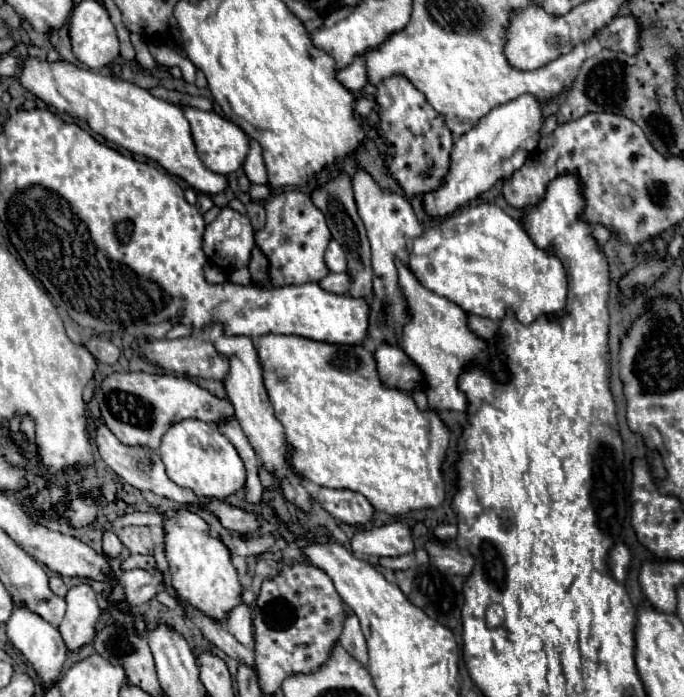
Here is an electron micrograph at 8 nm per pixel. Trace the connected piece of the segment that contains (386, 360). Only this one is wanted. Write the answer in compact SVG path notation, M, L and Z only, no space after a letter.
M379 345L375 347L373 353L375 363L379 365L379 377L383 377L383 385L397 387L399 391L411 391L419 385L421 381L419 367L399 347Z

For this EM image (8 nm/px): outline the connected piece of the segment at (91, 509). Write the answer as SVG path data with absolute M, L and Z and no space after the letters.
M87 497L73 499L65 509L65 519L71 527L85 527L85 525L93 523L95 517L97 517L97 507Z

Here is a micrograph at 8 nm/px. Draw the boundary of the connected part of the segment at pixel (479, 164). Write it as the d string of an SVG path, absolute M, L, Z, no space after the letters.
M529 93L489 111L489 115L485 115L471 131L463 133L455 141L451 153L451 169L445 179L445 185L439 191L427 193L423 197L425 211L431 217L445 217L475 199L477 195L489 191L497 179L515 173L523 165L523 161L535 151L535 145L541 139L541 125L541 101Z

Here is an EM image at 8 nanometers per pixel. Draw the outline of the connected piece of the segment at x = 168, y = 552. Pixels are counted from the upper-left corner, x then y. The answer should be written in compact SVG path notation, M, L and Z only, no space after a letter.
M187 509L175 511L165 523L165 557L171 567L171 583L177 595L217 621L225 621L229 609L241 603L241 585L227 547L211 535L209 525Z

